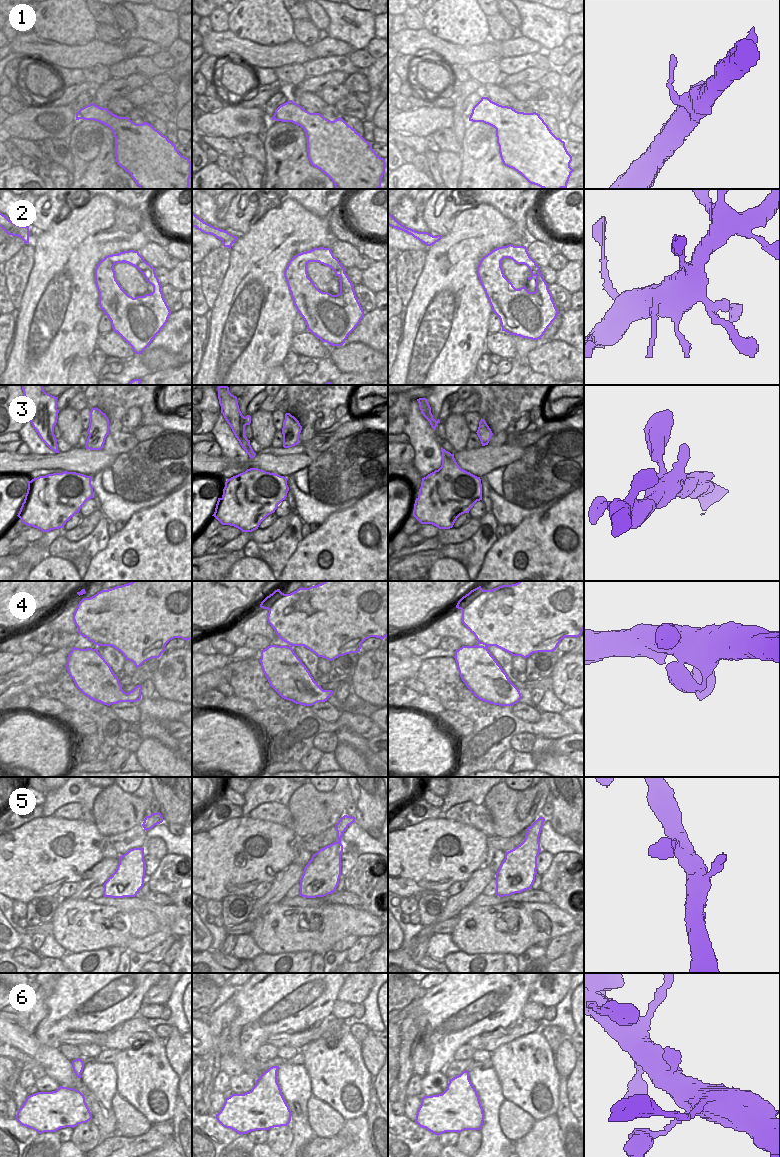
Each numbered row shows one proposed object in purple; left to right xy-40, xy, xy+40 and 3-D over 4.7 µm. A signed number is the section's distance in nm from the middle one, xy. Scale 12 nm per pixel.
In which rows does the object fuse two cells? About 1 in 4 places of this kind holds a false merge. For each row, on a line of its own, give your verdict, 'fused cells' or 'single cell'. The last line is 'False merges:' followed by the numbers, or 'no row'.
1: single cell
2: single cell
3: single cell
4: single cell
5: single cell
6: single cell
False merges: no row

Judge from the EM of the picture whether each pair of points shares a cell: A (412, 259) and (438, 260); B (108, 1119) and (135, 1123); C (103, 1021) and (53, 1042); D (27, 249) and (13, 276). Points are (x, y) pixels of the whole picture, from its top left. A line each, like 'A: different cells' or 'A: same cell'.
A: different cells
B: different cells
C: same cell
D: same cell

